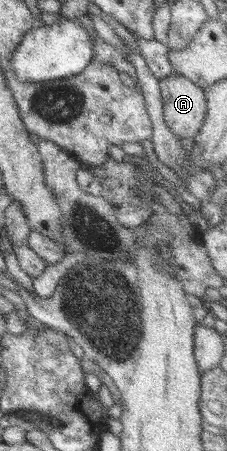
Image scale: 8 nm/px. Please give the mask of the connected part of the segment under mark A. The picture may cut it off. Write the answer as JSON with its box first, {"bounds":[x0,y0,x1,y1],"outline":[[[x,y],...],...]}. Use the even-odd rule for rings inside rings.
{"bounds":[158,74,205,140],"outline":[[[172,74],[159,79],[158,84],[162,102],[162,115],[165,126],[169,127],[171,133],[180,140],[183,137],[192,137],[199,131],[203,117],[205,117],[205,95],[204,88],[193,84],[185,77]]]}

